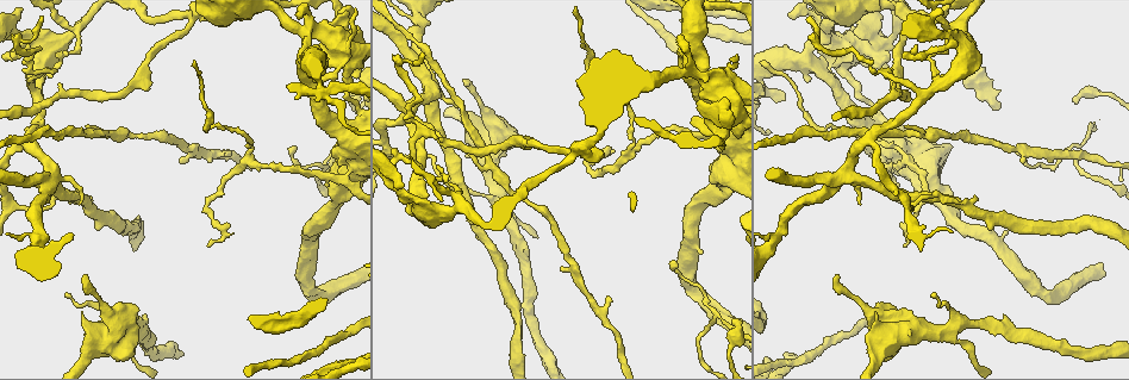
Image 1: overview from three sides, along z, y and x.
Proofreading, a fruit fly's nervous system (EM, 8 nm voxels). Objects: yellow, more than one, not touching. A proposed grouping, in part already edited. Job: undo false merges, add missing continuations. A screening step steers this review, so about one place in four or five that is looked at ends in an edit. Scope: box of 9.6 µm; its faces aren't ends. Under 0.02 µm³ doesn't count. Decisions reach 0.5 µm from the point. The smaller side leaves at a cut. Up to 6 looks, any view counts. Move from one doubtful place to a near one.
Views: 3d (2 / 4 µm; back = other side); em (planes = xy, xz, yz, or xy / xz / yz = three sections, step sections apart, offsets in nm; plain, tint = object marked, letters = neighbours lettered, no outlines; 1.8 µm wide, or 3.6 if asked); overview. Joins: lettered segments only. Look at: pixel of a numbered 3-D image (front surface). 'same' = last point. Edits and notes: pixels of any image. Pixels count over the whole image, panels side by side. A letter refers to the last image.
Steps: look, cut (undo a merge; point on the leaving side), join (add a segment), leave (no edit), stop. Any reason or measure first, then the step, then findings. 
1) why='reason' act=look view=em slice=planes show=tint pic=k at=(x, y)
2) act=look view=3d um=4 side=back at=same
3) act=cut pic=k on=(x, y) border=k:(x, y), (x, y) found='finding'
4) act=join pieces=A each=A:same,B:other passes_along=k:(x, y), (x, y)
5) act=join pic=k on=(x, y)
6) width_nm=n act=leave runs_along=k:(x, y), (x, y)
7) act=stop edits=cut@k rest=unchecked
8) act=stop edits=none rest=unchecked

why='calibre changes' act=look view=em um=3.6 slice=planes show=letters pic=1 at=(896, 171)

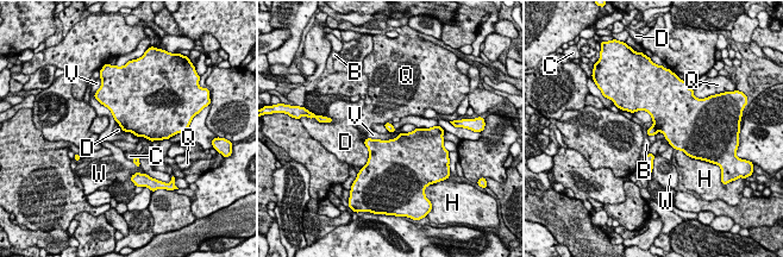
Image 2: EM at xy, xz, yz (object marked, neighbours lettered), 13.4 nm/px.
longest_contact=V:500nm act=cut pic=2 on=(651, 131) each=B:other,C:other,D:other,H:other,Q:other,V:other,W:other found='two neurons meet here'

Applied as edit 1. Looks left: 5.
why='sharp bend' act=look view=em slice=yz step=8 show=tint pic=1 at=(432, 94)

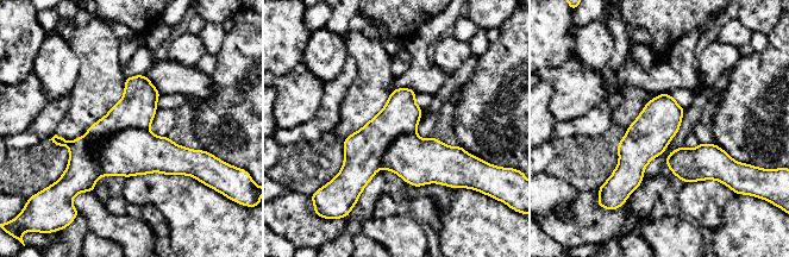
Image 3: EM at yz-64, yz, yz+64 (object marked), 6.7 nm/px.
why='cut it another way' act=look view=em slice=planes show=tint at=same

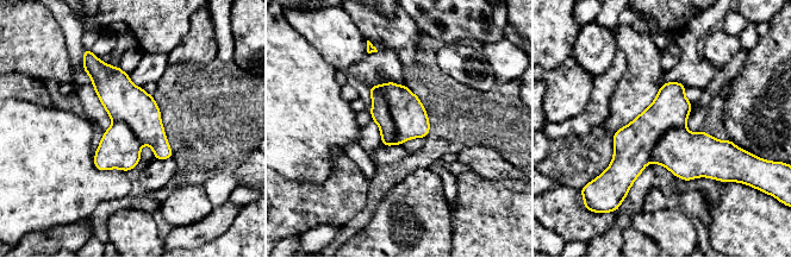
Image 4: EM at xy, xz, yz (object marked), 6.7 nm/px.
act=look view=em slice=planes show=letters at=same

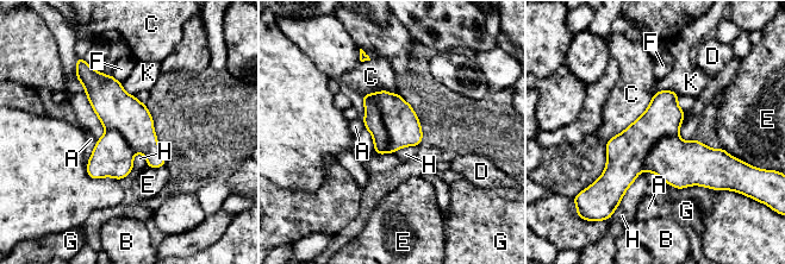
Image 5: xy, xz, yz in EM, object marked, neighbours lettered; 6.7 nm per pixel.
act=leave each=A:other,B:other,C:other,D:other,E:other,F:other,G:other,H:other,K:other border=5:(646, 170), (639, 174), (618, 206) found='all the same neuron'

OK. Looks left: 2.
act=stop edits=cut@2 rest=unchecked

